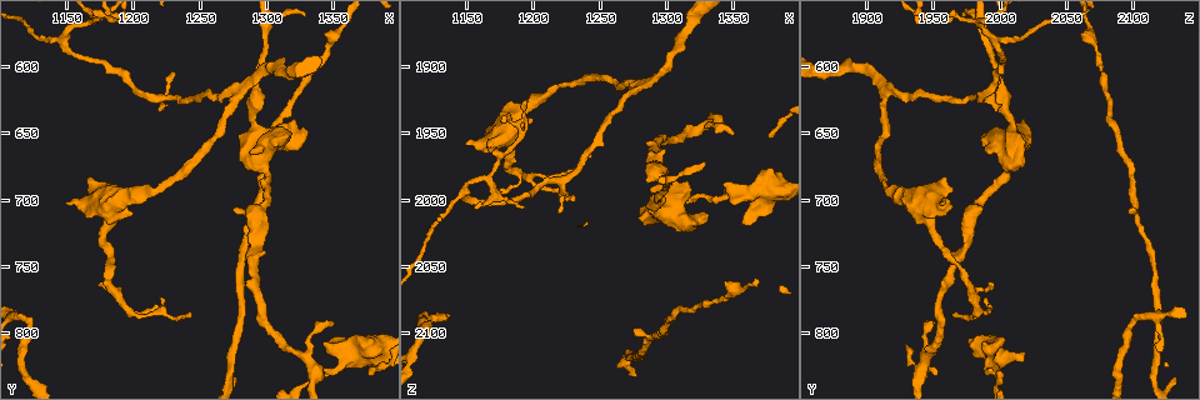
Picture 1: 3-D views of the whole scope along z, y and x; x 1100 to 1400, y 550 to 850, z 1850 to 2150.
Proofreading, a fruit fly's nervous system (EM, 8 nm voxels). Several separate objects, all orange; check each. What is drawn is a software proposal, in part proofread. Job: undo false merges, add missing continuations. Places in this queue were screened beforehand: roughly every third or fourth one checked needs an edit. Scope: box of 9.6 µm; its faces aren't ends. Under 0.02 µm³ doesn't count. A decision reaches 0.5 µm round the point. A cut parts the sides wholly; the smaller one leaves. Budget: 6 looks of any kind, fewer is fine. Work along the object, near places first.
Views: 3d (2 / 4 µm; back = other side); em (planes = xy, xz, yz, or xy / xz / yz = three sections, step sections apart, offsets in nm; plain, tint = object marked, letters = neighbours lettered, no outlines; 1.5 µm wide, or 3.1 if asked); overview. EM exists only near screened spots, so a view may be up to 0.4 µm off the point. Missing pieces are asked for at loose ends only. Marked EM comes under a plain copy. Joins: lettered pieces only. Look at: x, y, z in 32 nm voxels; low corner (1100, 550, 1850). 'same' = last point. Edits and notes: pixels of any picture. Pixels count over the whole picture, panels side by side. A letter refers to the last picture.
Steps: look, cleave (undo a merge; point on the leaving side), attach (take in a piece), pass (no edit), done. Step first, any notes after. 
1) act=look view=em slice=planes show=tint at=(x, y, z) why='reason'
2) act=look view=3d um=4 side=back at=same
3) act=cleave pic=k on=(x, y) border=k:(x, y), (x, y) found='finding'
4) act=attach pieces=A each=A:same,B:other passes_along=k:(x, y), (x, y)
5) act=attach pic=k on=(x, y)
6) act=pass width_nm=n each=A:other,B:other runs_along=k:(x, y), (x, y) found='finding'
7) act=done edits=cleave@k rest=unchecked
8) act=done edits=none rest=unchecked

act=look view=3d um=4 side=back at=(1344, 588, 2074) why='sudden change in width'

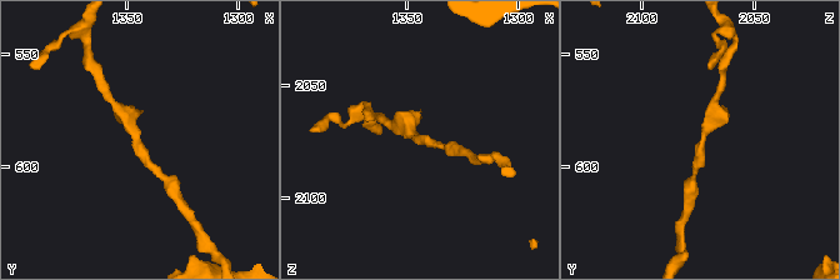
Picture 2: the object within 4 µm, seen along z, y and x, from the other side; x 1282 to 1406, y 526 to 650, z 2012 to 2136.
act=look view=em slice=xz step=4 show=tint at=(1345, 589, 2073) why='shape alone is not enough'

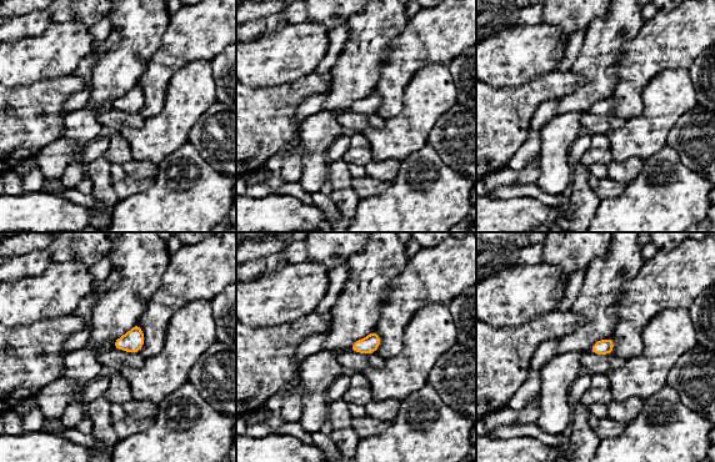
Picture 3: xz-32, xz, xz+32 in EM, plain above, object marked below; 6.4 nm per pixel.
act=look view=em slice=yz step=4 show=letters at=same why='another direction'

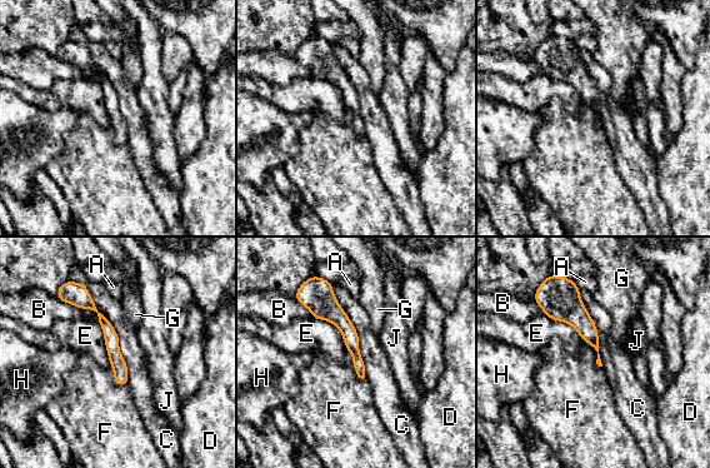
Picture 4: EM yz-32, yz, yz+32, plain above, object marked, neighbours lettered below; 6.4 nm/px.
act=pass longest_contact=C:750nm each=A:other,B:other,C:other,D:other,E:other,F:other,G:other,H:other,J:other runs_along=4:(78, 293), (106, 325), (124, 382) found='one neuron here'

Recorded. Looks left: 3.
act=look view=3d um=4 at=(1276, 624, 1912) why='three-way junction'

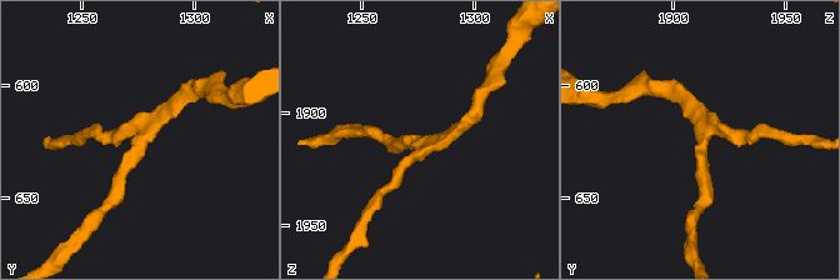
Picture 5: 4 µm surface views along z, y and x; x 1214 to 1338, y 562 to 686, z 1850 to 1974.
act=look view=em slice=yz step=4 show=tint at=(1275, 625, 1914) arms=3 arm_widths_nm=170,180,190 why='shape alone is not enough'

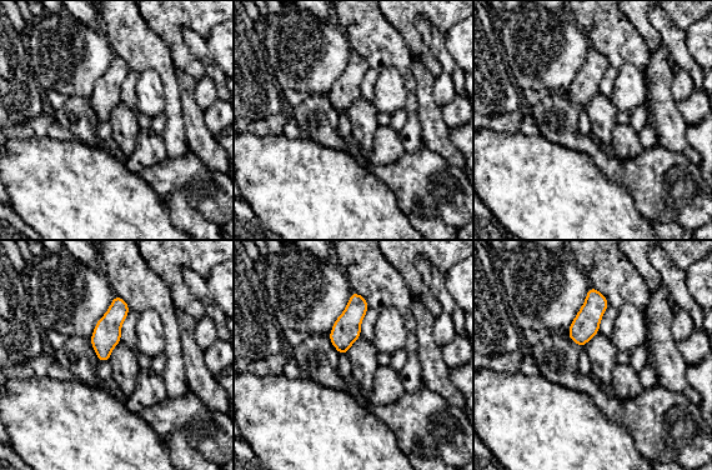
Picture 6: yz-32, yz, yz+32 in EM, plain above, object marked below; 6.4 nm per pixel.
act=look view=em slice=planes show=letters at=same

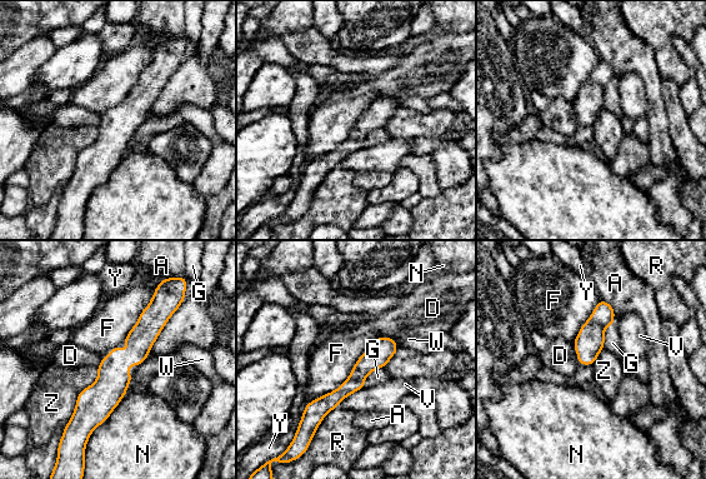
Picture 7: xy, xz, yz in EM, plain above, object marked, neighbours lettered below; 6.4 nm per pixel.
act=pass width_nm=60 each=A:other,D:other,F:other,G:other,N:other,R:other,V:other,W:other,Y:other,Z:other runs_along=7:(155, 305), (83, 434) found='one neuron here'

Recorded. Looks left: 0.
act=done edits=none rest=unchecked

